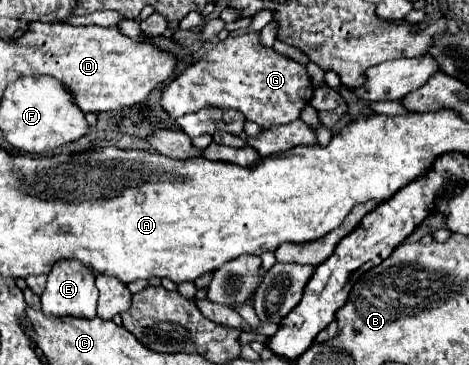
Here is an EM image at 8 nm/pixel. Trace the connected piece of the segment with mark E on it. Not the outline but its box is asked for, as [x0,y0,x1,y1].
[41,260,99,318]

